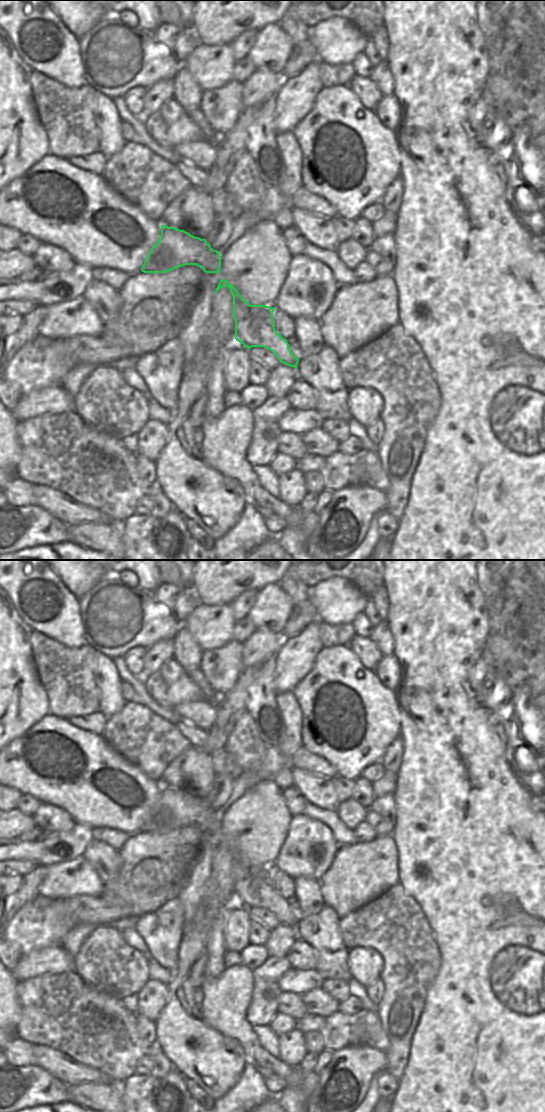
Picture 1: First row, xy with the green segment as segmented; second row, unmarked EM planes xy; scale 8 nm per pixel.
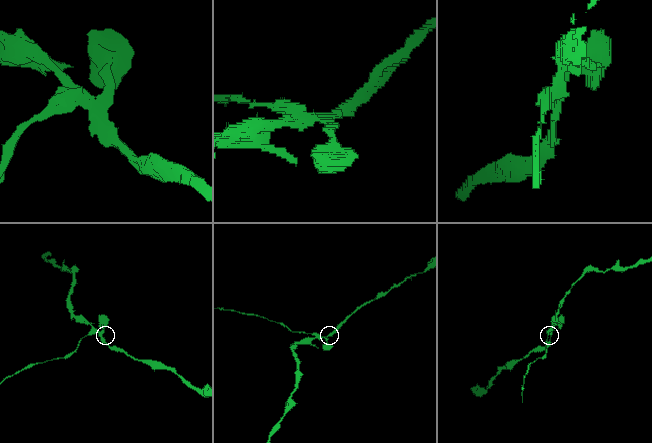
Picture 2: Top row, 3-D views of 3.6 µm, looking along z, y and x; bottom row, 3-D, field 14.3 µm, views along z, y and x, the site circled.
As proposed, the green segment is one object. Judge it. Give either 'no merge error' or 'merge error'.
merge error

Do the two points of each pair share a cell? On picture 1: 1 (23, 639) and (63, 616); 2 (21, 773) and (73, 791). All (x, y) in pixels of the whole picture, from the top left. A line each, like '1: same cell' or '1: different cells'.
1: different cells
2: same cell

